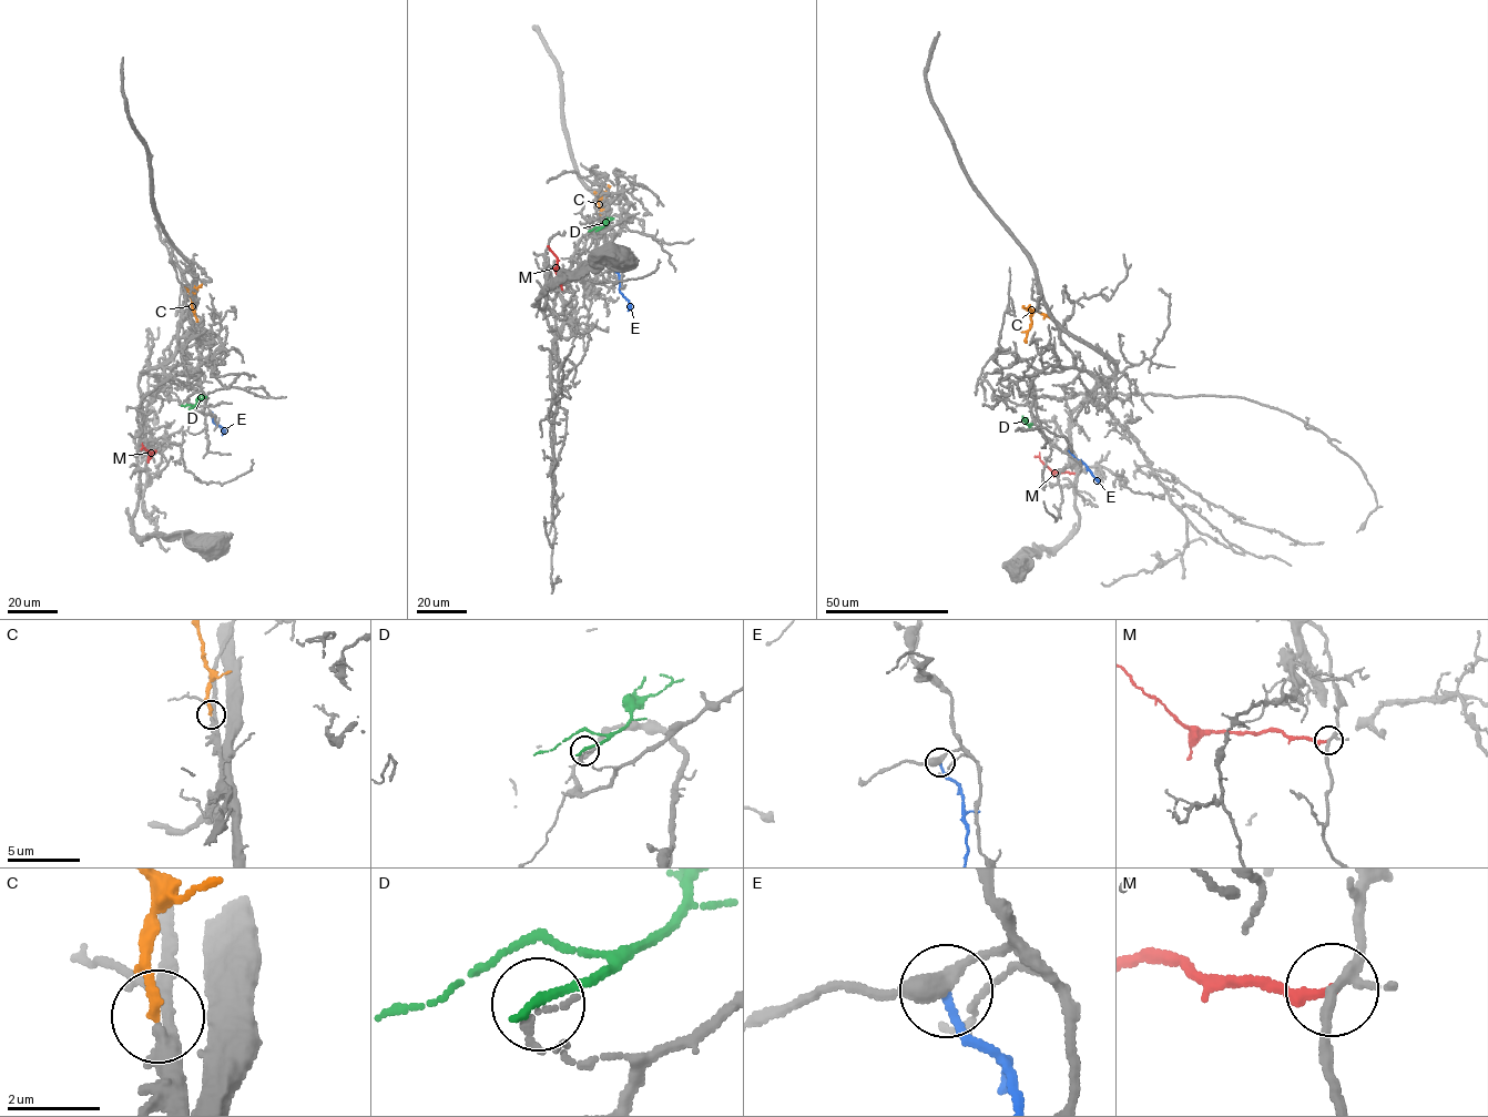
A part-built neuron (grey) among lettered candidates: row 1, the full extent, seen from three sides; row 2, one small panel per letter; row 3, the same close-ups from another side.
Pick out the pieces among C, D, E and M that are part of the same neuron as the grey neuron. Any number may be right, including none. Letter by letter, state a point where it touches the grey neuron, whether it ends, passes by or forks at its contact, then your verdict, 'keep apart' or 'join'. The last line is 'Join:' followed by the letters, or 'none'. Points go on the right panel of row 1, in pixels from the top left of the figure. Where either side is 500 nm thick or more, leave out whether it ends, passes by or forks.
C: contact (1051, 317); it ends; join
D: contact (1030, 428); it ends; keep apart
E: contact (1067, 449); it ends; keep apart
M: contact (1077, 474); it ends; keep apart
Join: C

